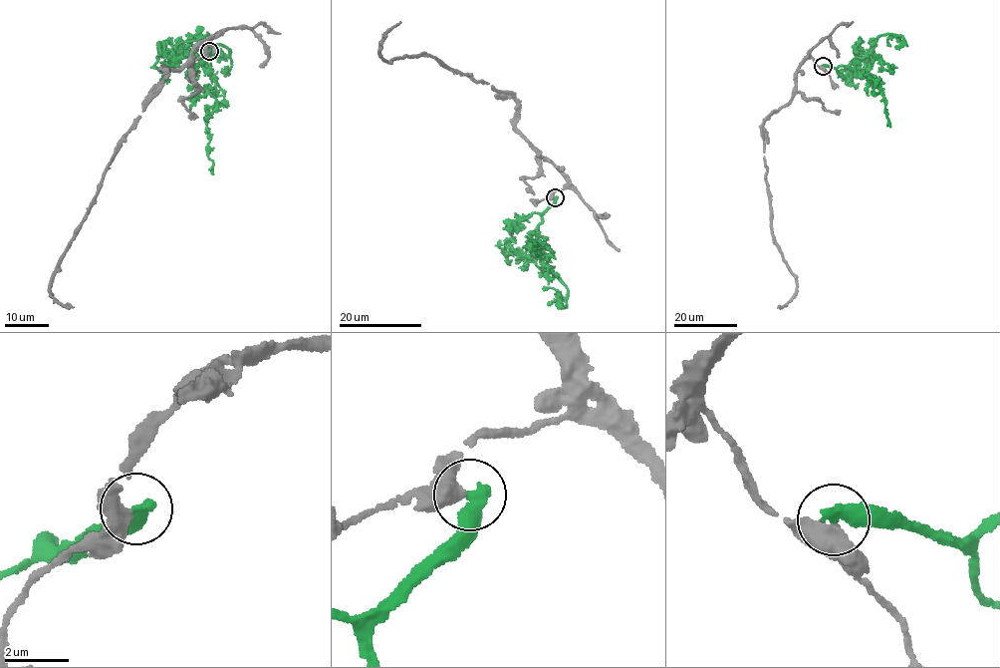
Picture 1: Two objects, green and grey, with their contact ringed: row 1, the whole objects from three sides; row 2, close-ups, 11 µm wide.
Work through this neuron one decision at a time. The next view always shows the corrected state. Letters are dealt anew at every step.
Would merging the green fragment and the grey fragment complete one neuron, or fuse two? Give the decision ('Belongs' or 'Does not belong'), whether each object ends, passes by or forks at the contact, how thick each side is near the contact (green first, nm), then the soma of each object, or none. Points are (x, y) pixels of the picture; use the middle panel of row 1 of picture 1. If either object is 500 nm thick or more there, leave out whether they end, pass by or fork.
Does not belong. At the ring green ends. At the ring grey passes by. Thickness 400 nm (green) against 400 nm. Soma of green: none. Soma of grey: none

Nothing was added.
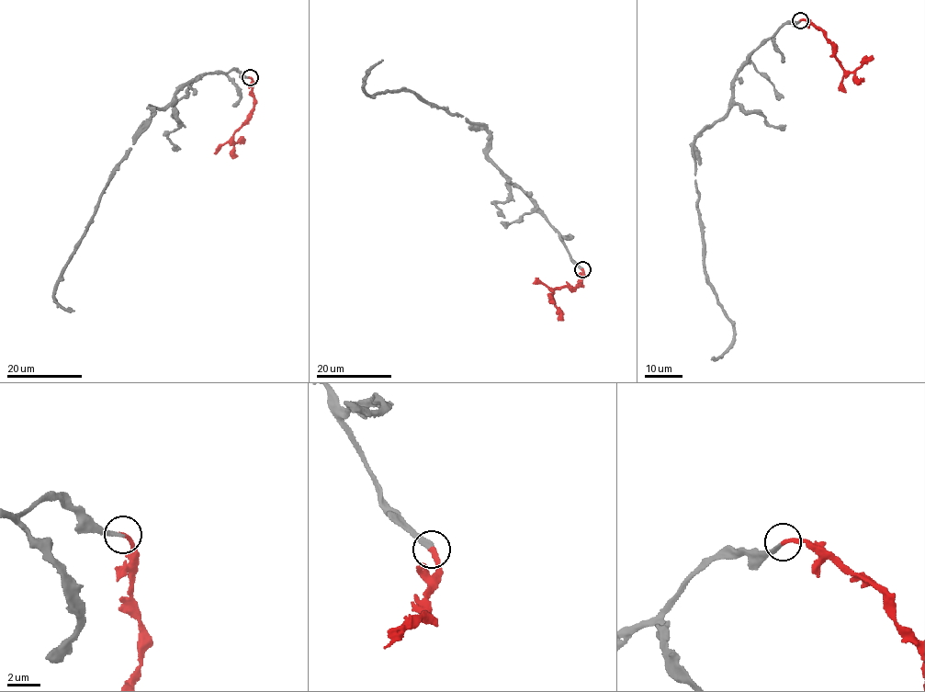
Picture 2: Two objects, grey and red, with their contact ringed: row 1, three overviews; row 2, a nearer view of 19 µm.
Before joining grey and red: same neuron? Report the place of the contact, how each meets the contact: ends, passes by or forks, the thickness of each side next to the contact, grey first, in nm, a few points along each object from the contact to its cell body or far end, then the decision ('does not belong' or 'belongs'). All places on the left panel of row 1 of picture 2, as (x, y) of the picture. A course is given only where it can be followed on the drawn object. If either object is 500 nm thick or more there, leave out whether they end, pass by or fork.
place (250, 77); grey ends; red ends; calibres 280 and 300 nm; course grey (250, 77), (235, 69), (208, 73), (184, 86), (173, 104), (152, 107), (55, 286), (58, 304), (73, 311); course red (250, 77), (253, 106), (246, 120), (237, 130), (233, 144), (244, 141); belongs

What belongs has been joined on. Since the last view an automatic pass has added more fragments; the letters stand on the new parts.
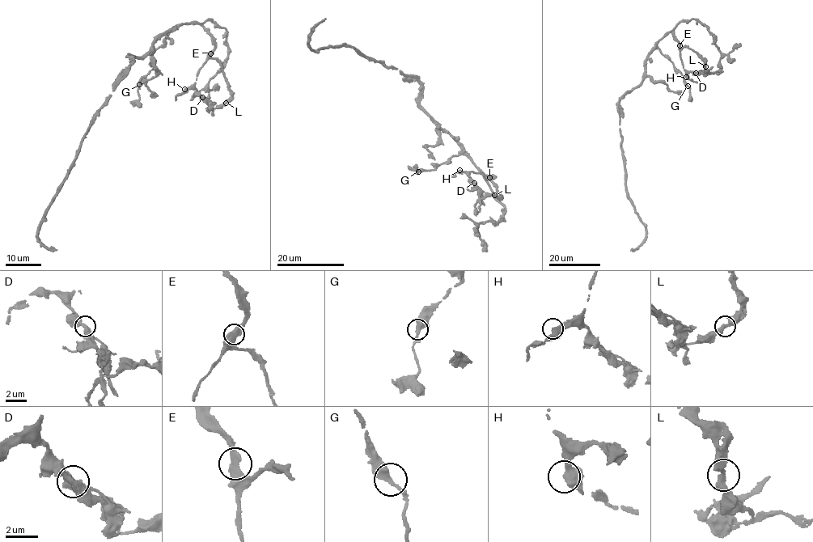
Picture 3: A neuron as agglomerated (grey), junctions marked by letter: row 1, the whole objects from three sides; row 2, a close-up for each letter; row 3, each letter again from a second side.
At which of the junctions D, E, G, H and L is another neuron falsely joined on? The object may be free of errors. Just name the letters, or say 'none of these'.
none of these

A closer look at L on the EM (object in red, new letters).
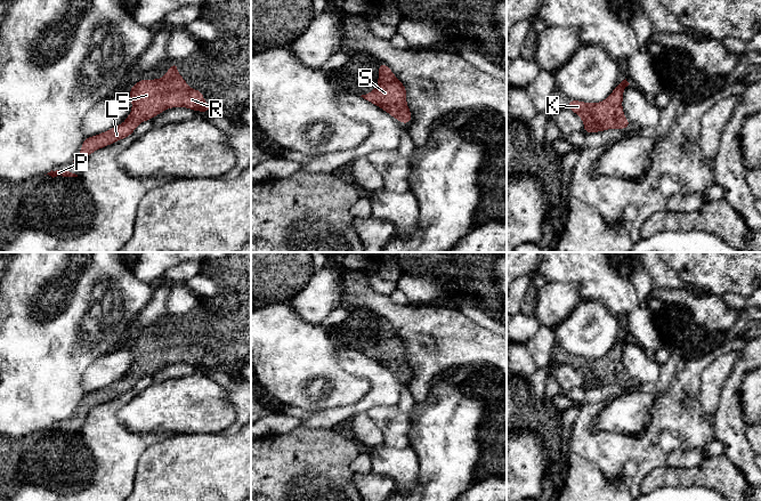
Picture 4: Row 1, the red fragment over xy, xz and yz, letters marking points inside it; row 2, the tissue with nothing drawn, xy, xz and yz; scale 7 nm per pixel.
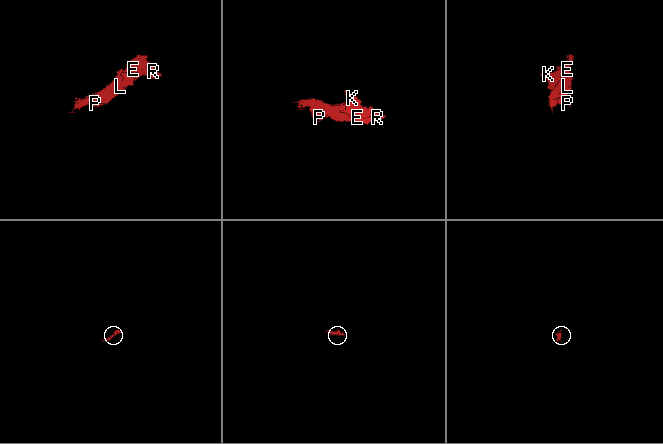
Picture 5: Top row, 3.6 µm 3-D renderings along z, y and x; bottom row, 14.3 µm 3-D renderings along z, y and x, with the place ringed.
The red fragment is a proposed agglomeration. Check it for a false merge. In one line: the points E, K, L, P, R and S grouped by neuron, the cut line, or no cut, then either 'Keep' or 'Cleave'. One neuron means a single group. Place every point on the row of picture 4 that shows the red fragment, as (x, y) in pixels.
Groups: E K L P R S. No split. Keep

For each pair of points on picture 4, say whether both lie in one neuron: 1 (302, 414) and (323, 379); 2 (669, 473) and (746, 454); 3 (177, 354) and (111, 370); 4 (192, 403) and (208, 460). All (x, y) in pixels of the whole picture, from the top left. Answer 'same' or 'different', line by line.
1: different
2: different
3: different
4: different

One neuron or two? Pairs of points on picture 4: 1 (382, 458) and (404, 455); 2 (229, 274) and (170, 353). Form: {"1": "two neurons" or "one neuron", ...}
{"1": "one neuron", "2": "one neuron"}

